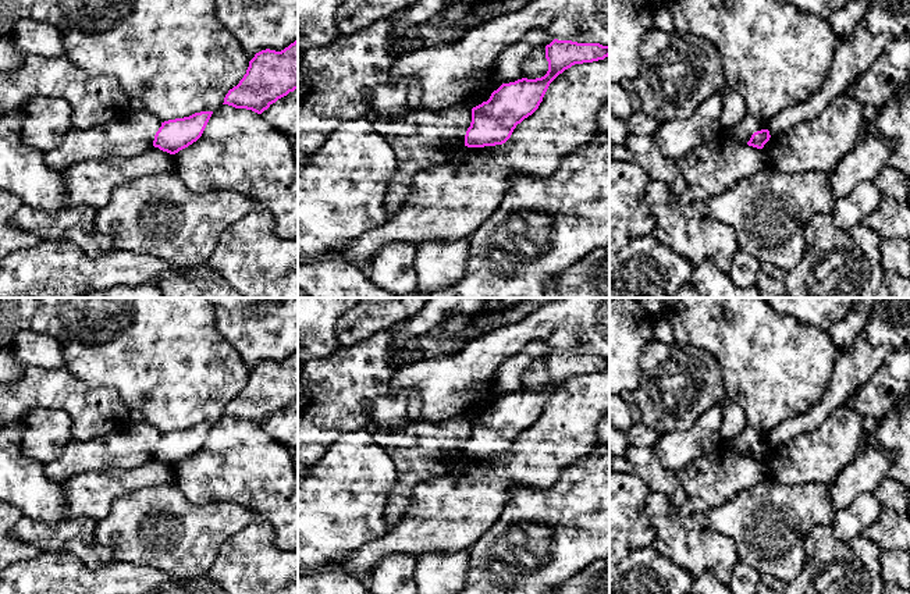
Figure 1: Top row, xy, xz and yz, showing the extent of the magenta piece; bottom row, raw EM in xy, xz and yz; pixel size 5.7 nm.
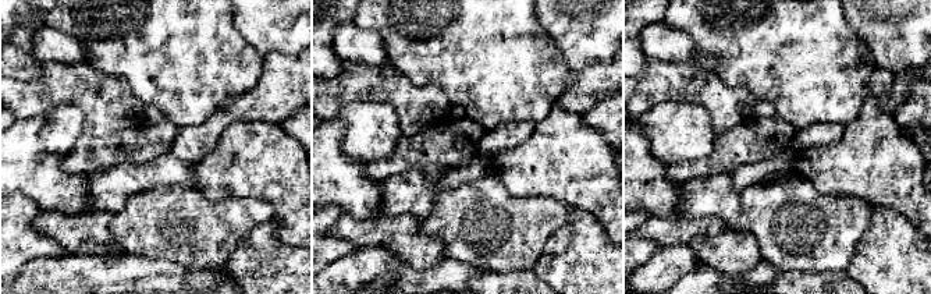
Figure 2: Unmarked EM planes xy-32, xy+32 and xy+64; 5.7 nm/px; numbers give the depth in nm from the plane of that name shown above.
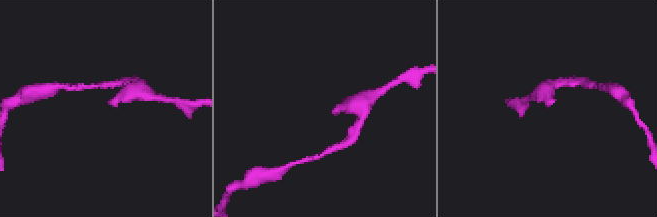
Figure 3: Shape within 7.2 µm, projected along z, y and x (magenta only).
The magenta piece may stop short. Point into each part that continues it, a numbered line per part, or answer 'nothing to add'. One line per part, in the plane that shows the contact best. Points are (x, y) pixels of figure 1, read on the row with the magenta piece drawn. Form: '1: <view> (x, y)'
nothing to add

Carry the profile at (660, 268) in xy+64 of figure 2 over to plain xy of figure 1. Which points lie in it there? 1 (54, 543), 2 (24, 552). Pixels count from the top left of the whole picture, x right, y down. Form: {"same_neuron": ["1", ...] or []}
{"same_neuron": []}

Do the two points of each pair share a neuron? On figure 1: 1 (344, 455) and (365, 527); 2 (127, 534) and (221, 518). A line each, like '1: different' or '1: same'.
1: same
2: same

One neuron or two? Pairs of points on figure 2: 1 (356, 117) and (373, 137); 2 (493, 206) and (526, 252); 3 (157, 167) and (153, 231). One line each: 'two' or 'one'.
1: one
2: one
3: two

